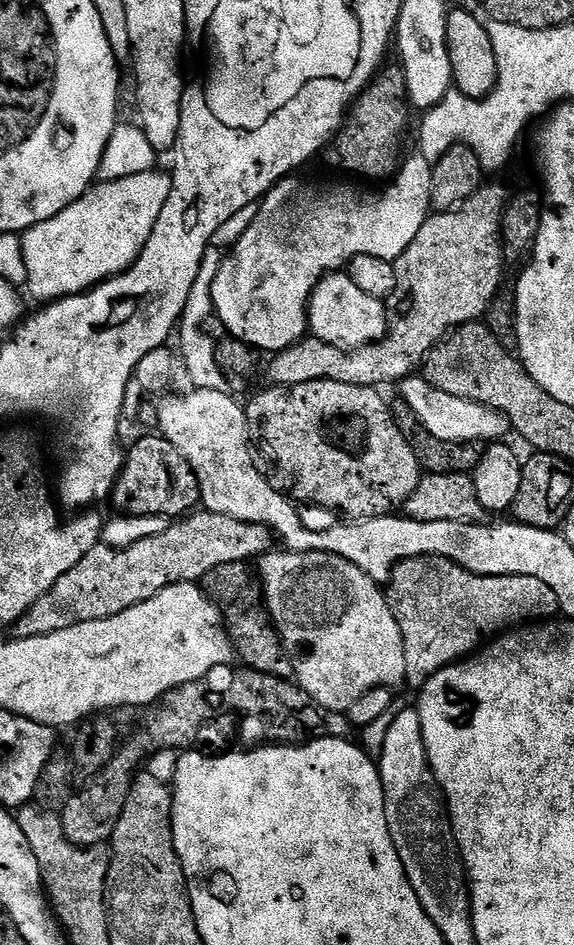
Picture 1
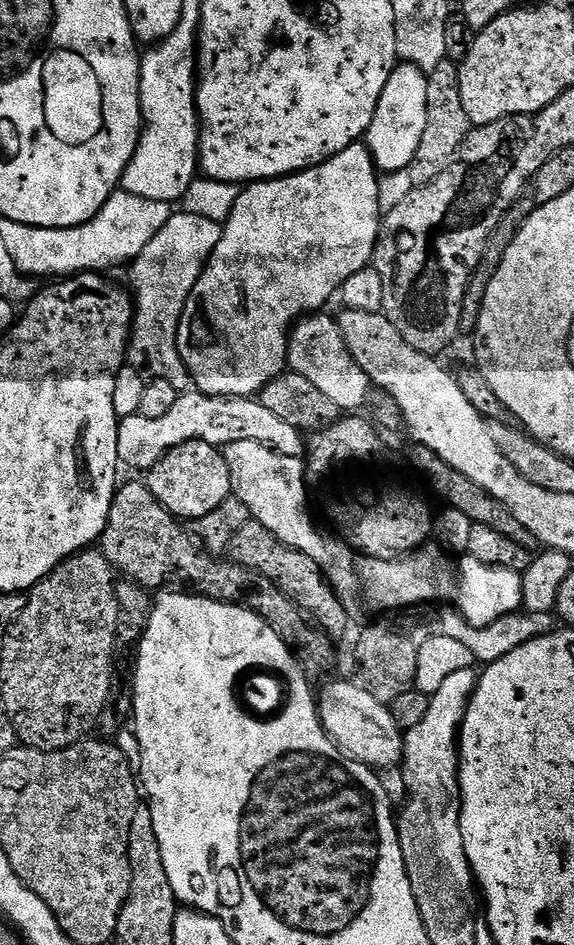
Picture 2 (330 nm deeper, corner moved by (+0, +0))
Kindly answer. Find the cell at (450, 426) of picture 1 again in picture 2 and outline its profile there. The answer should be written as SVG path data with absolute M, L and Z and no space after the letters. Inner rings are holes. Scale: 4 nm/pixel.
M309 315L293 327L288 342L287 367L302 374L302 378L307 378L313 386L318 386L318 390L322 390L322 394L327 394L345 413L352 414L360 410L364 403L369 403L368 395L374 392L374 385L362 370L362 366L354 362L342 338L339 323L333 317L331 320L324 315Z

